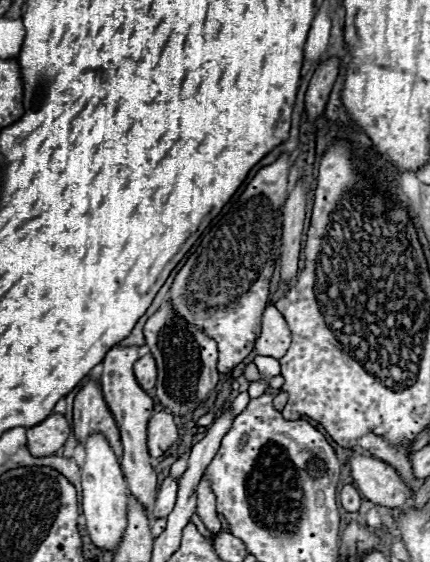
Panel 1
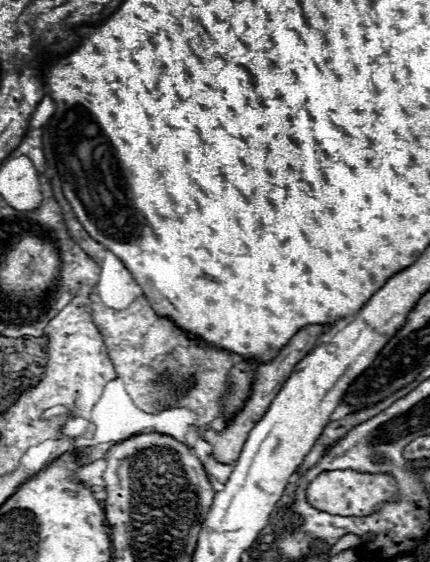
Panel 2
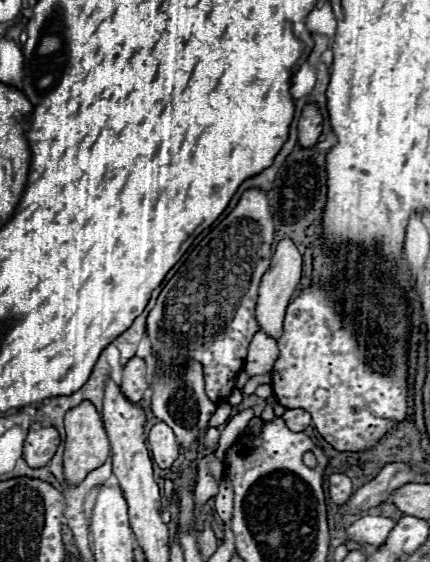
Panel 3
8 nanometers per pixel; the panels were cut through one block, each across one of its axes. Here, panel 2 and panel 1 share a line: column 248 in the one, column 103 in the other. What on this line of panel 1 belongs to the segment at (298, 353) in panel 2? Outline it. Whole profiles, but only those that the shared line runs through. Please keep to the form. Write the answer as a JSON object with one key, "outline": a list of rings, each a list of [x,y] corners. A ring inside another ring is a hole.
{"outline":[[[88,382],[74,398],[74,434],[80,442],[86,440],[88,434],[102,432],[112,444],[118,458],[124,456],[118,424],[102,396],[100,382]]]}

